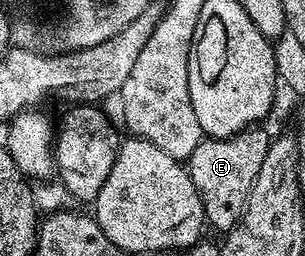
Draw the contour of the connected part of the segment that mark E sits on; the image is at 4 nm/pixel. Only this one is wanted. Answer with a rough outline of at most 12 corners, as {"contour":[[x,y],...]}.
{"contour":[[271,136],[202,138],[188,158],[208,227],[245,212]]}

